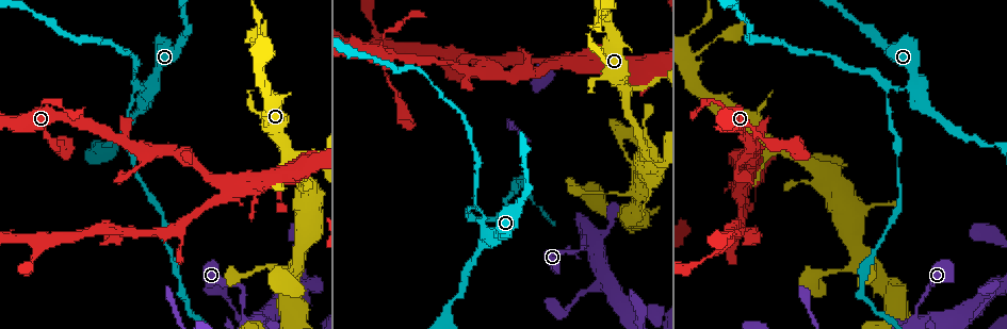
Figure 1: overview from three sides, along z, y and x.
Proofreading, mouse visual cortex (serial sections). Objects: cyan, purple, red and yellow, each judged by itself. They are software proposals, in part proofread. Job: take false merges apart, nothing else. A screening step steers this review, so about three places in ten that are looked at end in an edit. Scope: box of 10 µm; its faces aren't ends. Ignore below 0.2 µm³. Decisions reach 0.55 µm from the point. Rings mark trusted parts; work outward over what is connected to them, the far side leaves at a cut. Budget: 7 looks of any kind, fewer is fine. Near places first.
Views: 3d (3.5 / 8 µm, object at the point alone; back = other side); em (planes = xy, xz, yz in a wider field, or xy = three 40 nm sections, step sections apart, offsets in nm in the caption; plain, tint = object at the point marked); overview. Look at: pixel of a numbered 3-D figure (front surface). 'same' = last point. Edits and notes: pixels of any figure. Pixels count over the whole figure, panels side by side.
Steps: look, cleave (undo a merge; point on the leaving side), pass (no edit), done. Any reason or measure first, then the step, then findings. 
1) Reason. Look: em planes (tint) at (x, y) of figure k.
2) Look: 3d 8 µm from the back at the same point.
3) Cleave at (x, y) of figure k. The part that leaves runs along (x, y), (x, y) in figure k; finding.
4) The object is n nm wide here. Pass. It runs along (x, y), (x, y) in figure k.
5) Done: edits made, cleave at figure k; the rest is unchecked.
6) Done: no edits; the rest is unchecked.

Three arms meet. Look: 3d 3.5 µm at (150, 86) of figure 1.

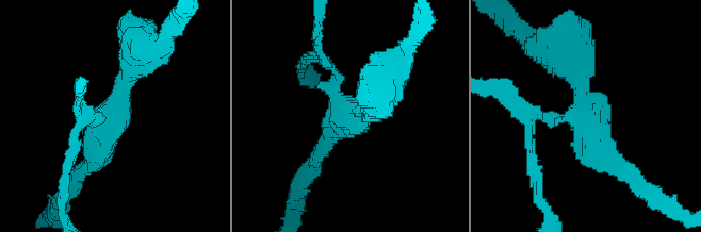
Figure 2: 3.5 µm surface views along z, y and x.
3 arms meet here; the arms are 150, 300, 300 nm wide. Look: em xy step 3 (tint) at (585, 117) of figure 2.

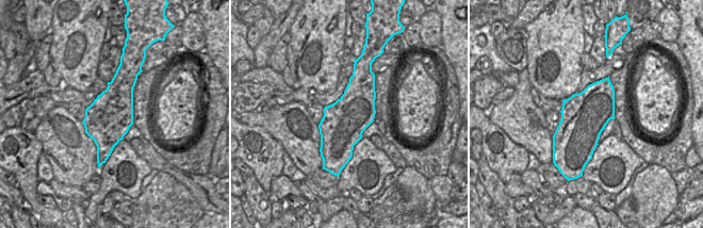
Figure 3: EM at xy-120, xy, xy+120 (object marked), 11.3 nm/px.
Cut it another way. Look: em planes (tint) at the same point.

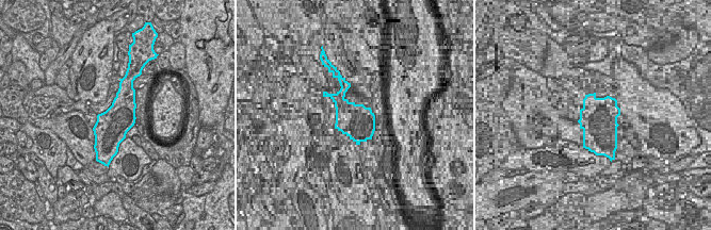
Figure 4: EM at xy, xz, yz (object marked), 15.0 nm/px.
Cleave at (87, 113) of figure 2. The part that leaves runs along (96, 117), (79, 108), (79, 87) in figure 2; a second cell is stuck on.

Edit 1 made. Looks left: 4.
Three arms meet. Look: em xy step 5 (tint) at (740, 184) of figure 1.

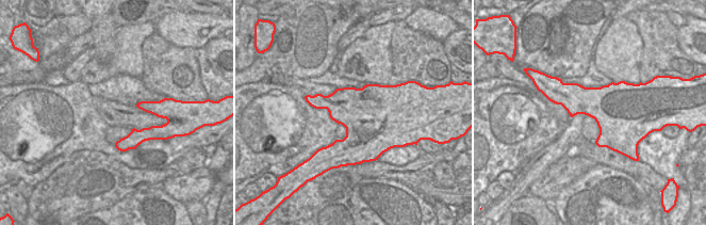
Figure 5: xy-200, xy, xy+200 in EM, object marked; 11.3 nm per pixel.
Wider look. Look: 3d 3.5 µm at the same point.

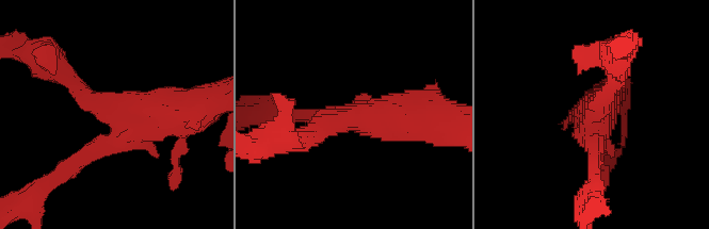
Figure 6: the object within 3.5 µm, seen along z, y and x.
Pass. It runs along (68, 77), (121, 115), (195, 109) in figure 6; continuous, no second cell.

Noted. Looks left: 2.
Done: edits made, cleave at figure 2; the rest is unchecked.

